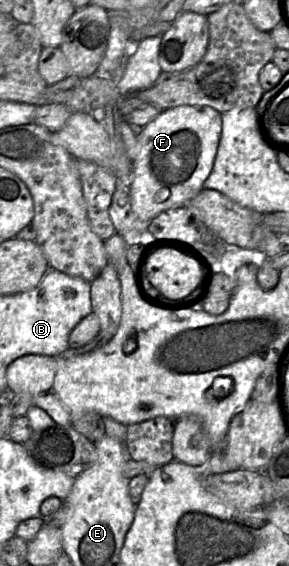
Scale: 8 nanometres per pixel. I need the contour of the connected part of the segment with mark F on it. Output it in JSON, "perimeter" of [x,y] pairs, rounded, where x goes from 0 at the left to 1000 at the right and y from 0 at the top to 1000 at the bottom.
{"perimeter":[[[626,186],[561,194],[474,239],[481,270],[450,327],[453,366],[471,382],[519,392],[592,367],[644,364],[727,309],[768,233],[768,200],[723,187]]]}

